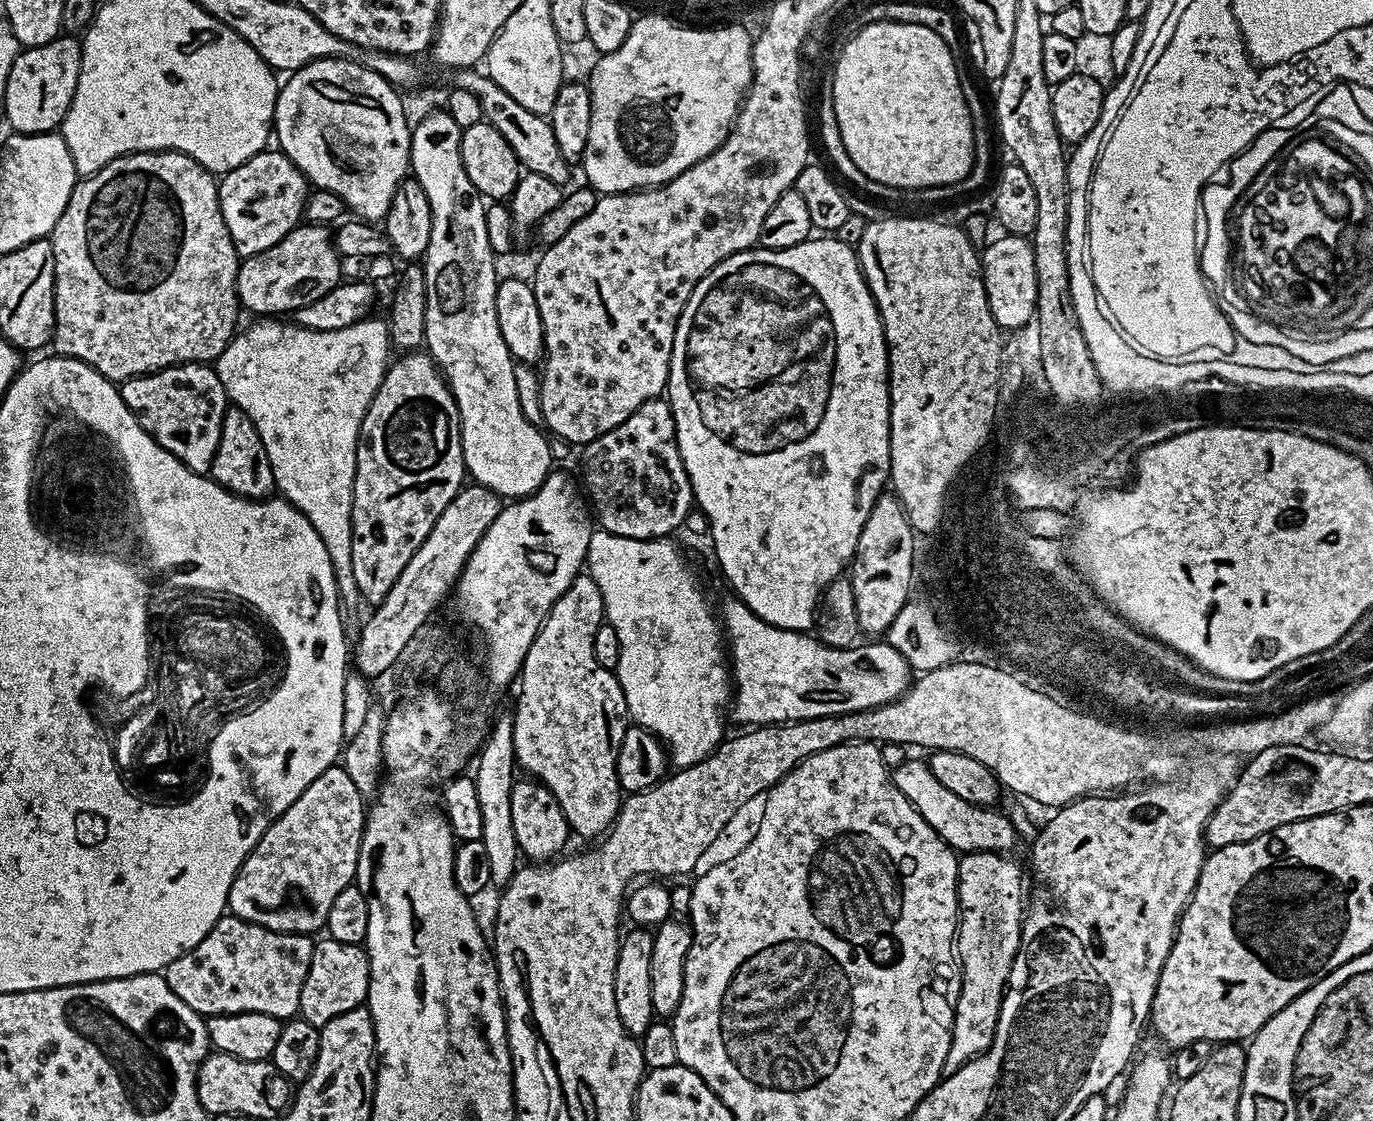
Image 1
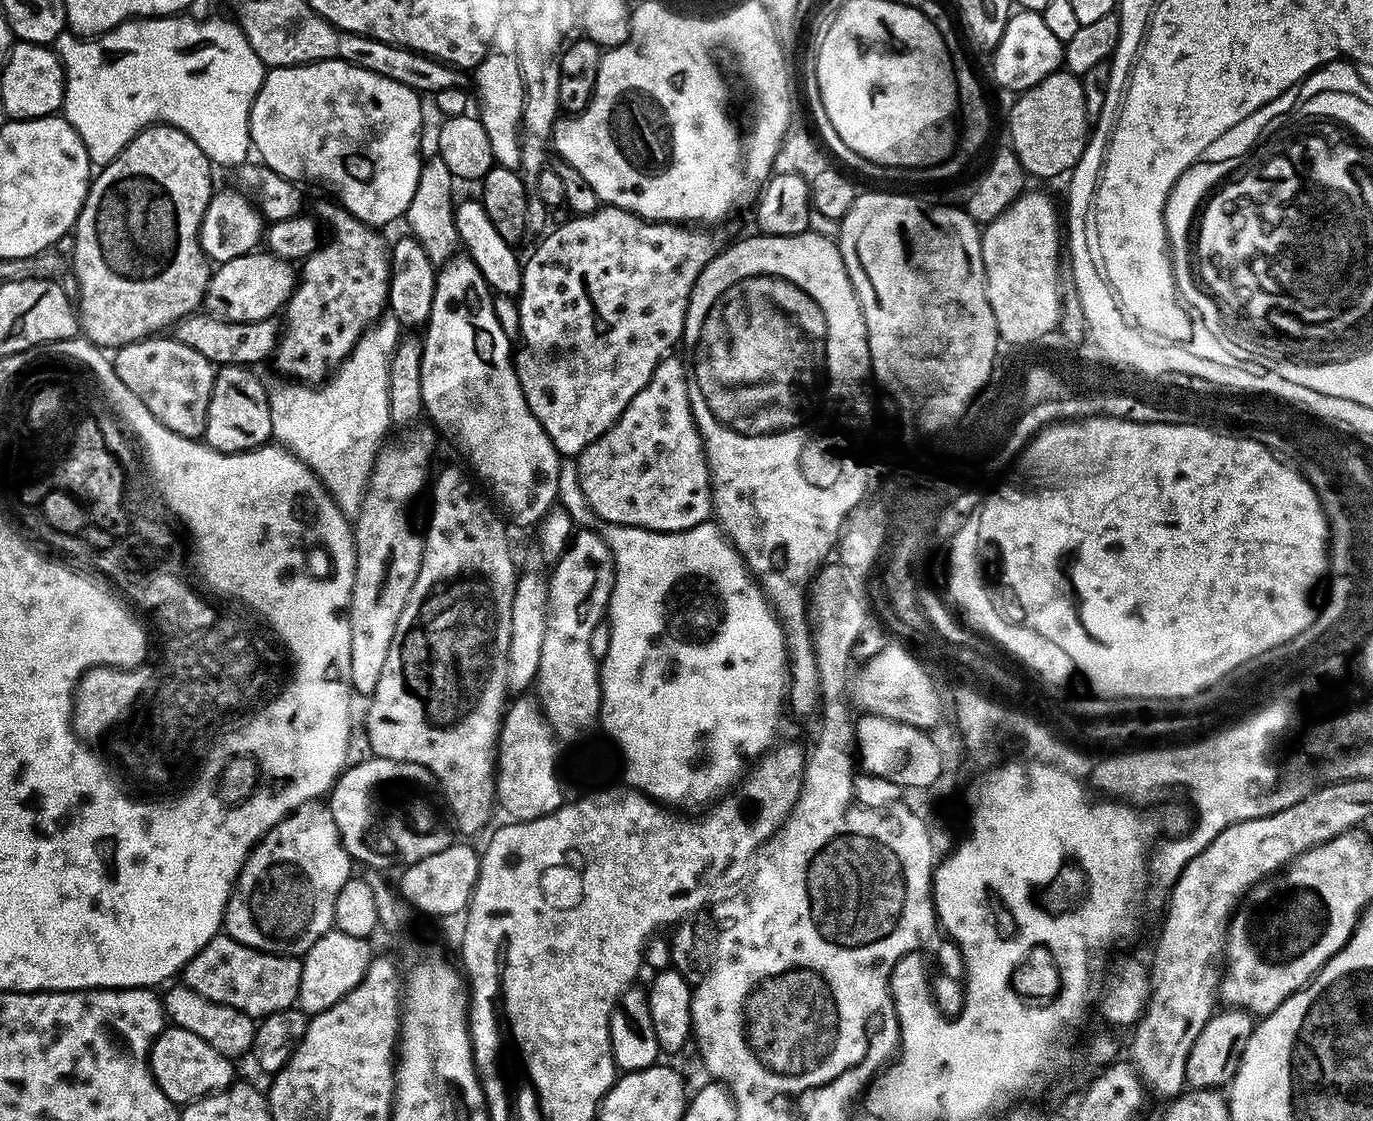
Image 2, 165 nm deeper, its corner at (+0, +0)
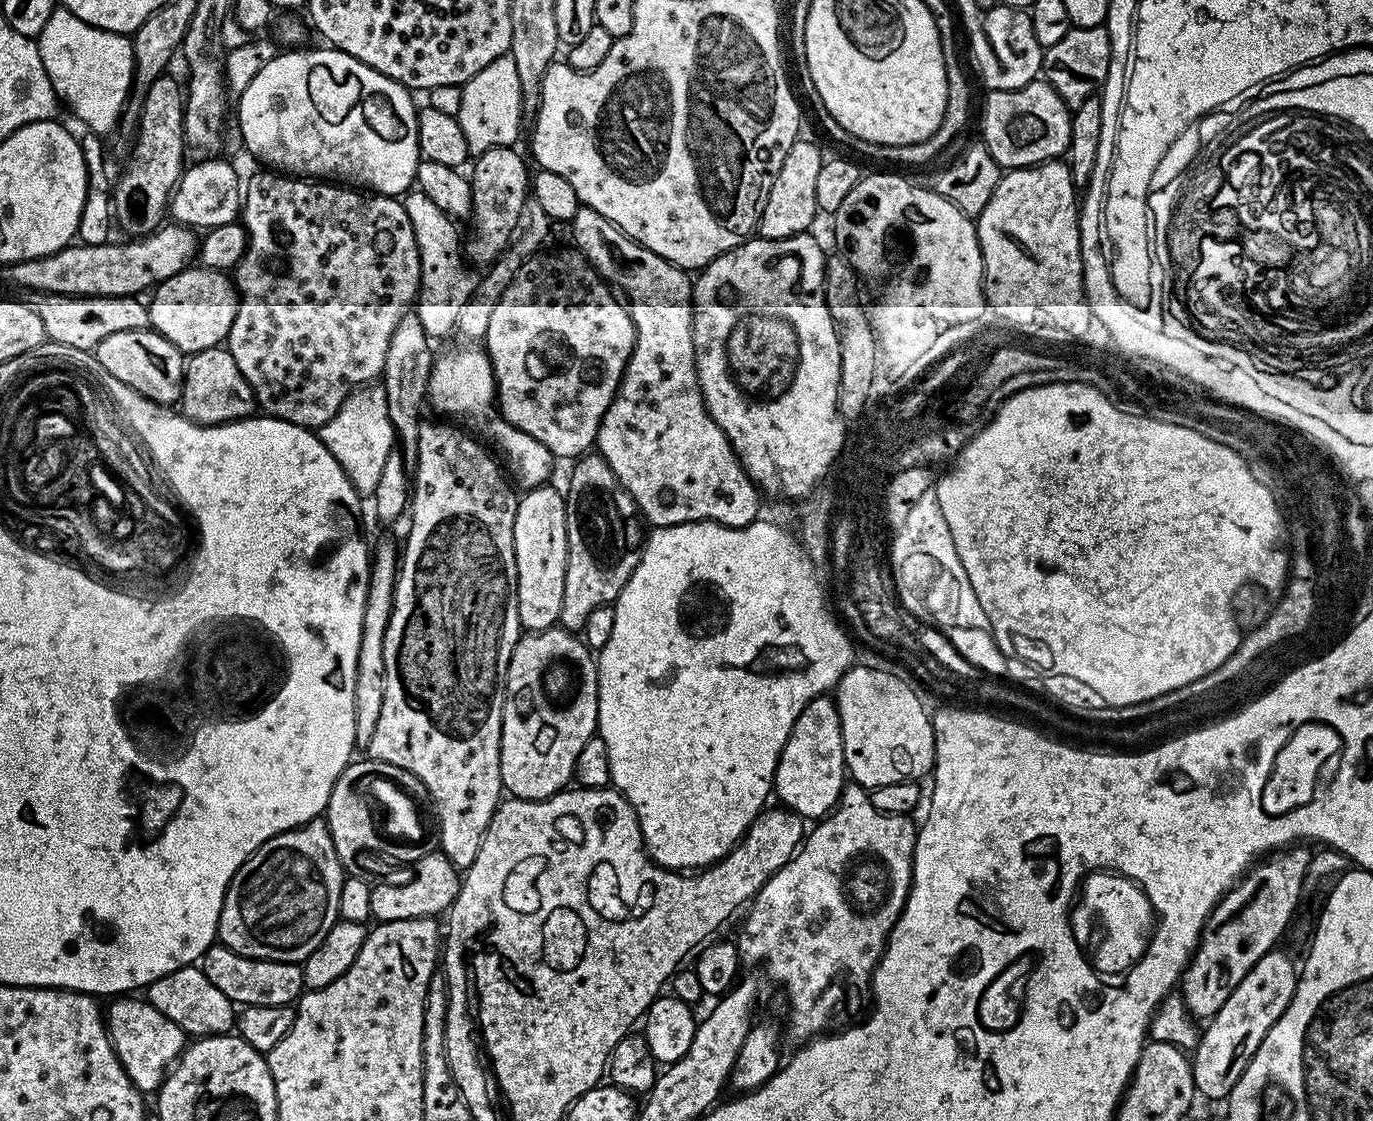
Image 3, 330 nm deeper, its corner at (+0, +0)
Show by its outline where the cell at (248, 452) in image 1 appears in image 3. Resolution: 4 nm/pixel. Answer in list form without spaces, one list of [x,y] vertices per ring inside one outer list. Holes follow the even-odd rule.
[[[224,346],[197,352],[187,361],[183,404],[183,415],[195,424],[229,424],[235,420],[246,420],[258,408],[250,382],[246,382],[242,370],[238,370],[238,362],[234,362]]]

